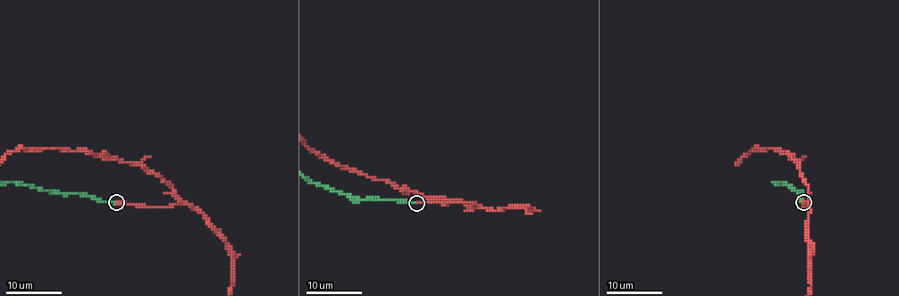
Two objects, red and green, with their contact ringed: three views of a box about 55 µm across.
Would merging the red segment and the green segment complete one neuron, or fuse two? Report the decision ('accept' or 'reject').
accept

